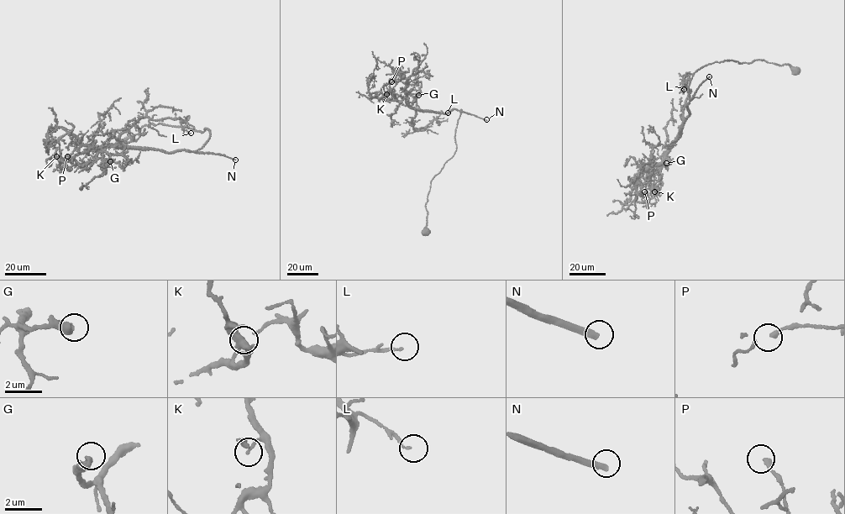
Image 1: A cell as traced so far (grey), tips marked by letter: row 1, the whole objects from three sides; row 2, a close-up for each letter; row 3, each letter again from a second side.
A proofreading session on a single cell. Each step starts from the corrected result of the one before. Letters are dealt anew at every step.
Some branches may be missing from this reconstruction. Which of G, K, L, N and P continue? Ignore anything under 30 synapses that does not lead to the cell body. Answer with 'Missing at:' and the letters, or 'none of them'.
Missing at: G, N

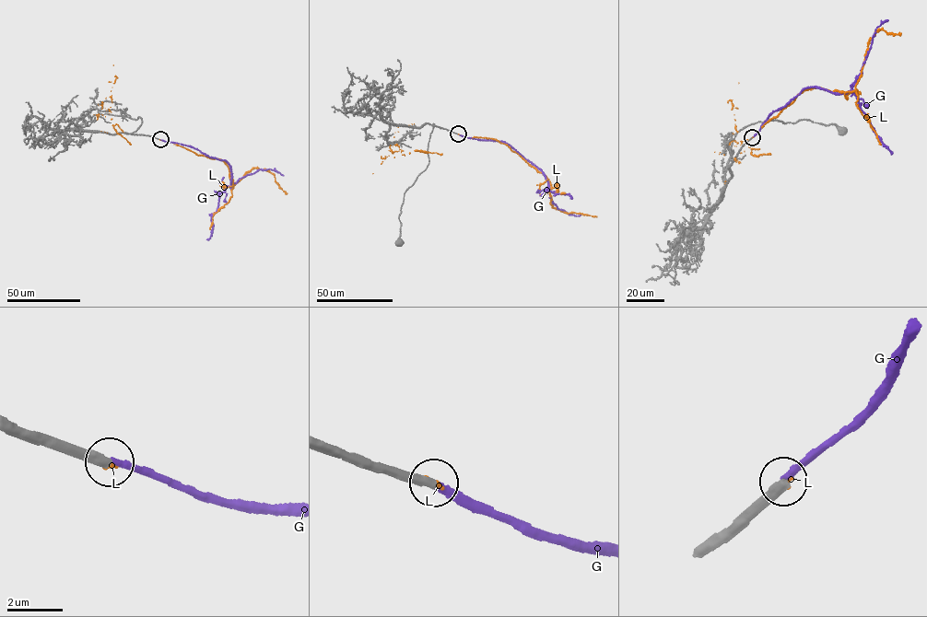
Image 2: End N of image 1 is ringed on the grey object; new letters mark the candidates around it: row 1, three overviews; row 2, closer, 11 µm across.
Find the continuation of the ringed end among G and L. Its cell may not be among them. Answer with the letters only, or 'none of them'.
G

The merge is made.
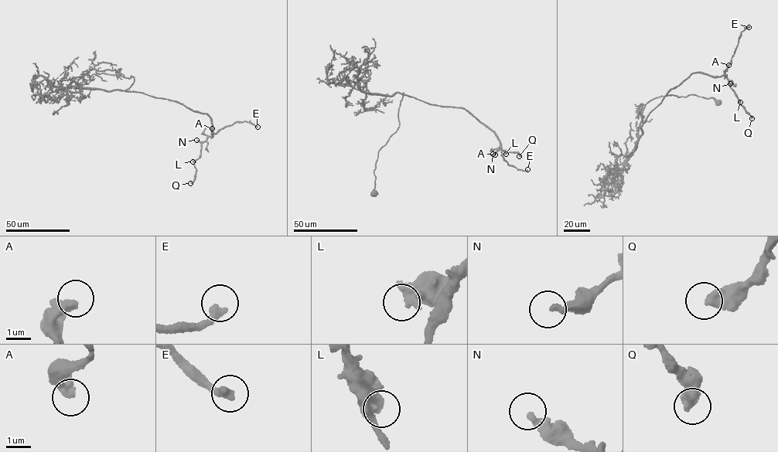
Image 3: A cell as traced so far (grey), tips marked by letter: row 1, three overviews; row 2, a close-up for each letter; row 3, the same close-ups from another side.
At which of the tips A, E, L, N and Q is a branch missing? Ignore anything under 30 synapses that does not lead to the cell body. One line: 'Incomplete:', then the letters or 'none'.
Incomplete: none

